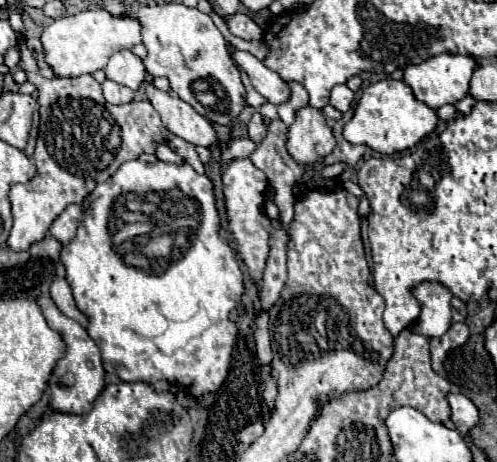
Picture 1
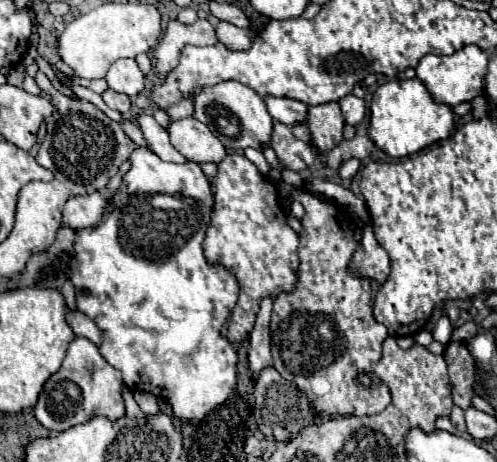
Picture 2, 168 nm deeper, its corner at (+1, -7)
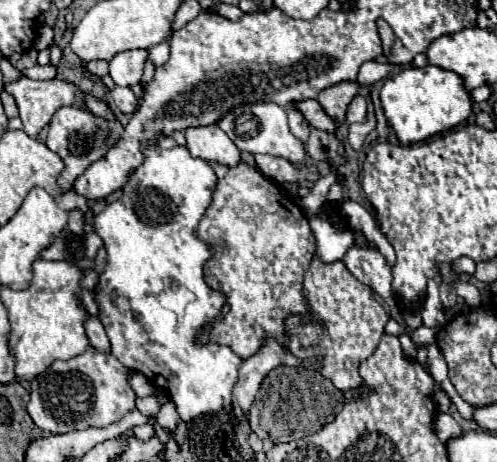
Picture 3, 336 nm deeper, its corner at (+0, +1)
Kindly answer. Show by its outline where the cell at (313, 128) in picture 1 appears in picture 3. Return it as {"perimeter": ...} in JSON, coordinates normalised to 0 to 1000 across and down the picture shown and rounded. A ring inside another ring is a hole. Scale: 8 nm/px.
{"perimeter":[[[682,177],[666,190],[654,190],[642,203],[642,225],[650,229],[650,238],[678,264],[690,268],[694,264],[694,242],[698,229],[706,225],[706,216],[722,203],[722,177]]]}

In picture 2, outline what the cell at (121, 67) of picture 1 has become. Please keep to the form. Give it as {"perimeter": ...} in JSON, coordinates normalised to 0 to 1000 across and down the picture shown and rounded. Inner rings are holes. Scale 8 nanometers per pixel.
{"perimeter":[[[245,126],[221,143],[213,177],[229,199],[249,199],[262,212],[274,212],[290,190],[290,160],[282,156],[274,130]]]}

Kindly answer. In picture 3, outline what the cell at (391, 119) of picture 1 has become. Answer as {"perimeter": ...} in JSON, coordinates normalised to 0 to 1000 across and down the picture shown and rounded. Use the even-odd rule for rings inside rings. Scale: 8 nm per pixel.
{"perimeter":[[[867,139],[855,147],[819,147],[775,173],[767,190],[767,221],[775,251],[807,312],[847,307],[871,290],[915,277],[944,255],[952,234],[952,216],[936,195],[932,169],[907,152],[891,152]]]}

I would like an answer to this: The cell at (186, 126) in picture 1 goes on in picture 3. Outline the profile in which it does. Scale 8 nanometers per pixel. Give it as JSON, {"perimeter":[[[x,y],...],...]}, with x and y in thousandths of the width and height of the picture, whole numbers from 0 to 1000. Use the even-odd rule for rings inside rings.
{"perimeter":[[[437,268],[416,277],[380,277],[372,286],[372,299],[376,325],[392,342],[404,342],[412,351],[441,351],[453,359],[473,359],[485,351],[481,320]]]}

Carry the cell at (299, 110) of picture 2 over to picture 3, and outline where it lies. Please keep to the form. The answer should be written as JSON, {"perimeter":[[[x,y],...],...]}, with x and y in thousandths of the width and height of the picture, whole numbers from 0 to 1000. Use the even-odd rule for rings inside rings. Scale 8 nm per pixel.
{"perimeter":[[[610,216],[610,225],[590,225],[590,234],[602,234],[630,277],[654,281],[654,286],[678,286],[674,260],[654,247],[654,238],[638,216]]]}

